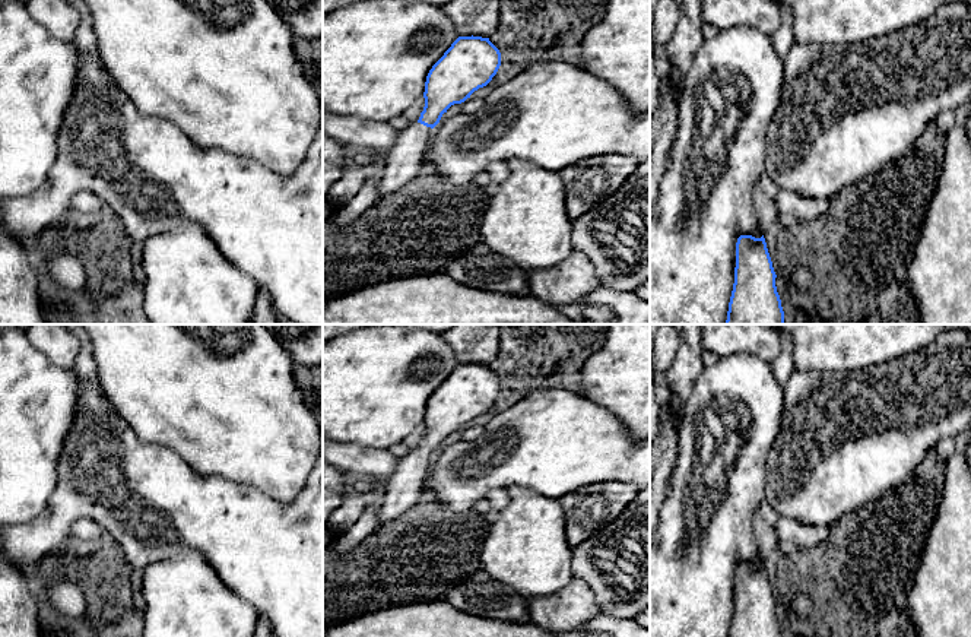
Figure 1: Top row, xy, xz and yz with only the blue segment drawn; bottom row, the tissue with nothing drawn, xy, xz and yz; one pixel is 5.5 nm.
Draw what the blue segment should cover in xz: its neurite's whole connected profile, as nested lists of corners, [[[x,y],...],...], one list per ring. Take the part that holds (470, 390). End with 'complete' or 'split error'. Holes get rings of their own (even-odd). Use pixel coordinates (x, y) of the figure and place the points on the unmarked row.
[[[458,364],[432,393],[425,409],[425,434],[416,450],[396,462],[378,507],[378,522],[397,519],[422,498],[432,456],[454,431],[486,413],[501,393],[501,380],[482,364]]] | split error

